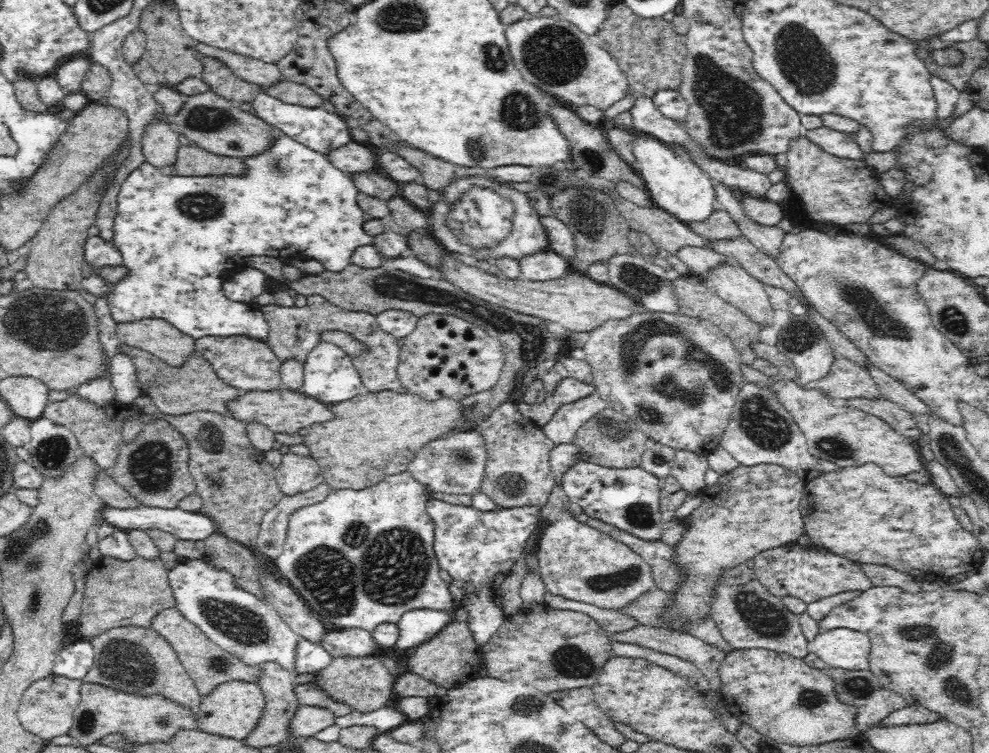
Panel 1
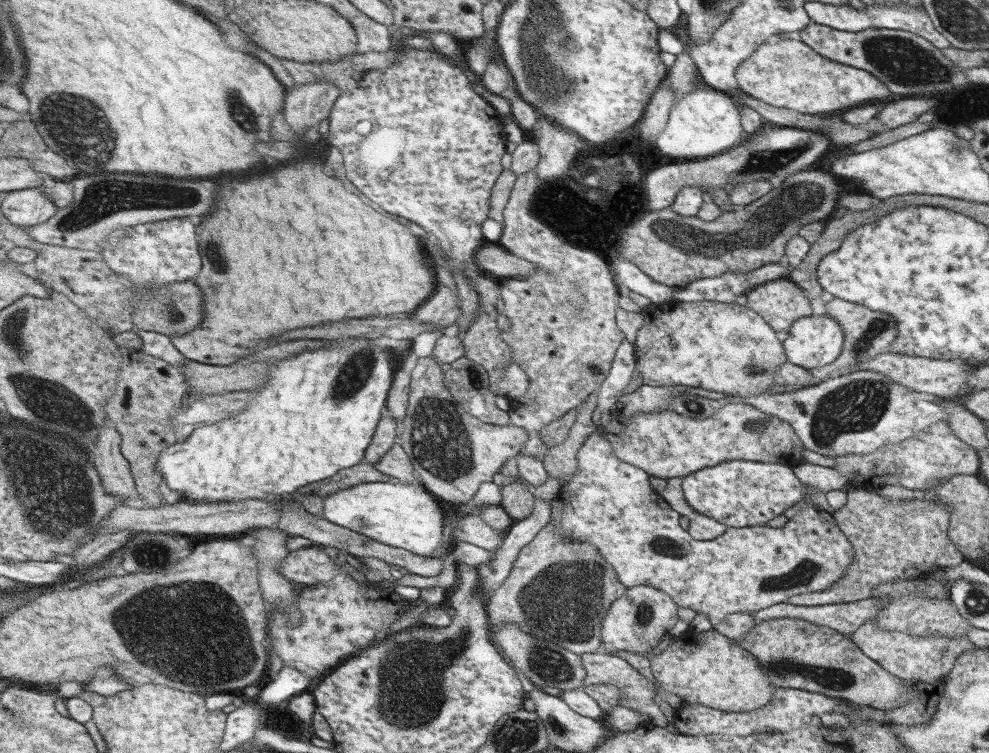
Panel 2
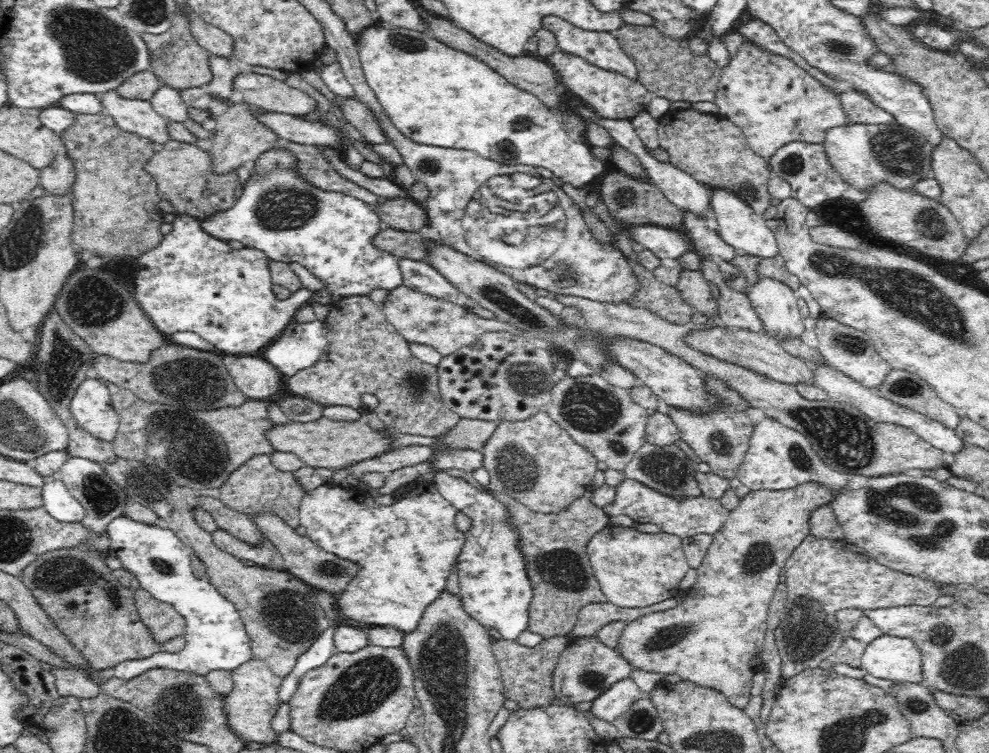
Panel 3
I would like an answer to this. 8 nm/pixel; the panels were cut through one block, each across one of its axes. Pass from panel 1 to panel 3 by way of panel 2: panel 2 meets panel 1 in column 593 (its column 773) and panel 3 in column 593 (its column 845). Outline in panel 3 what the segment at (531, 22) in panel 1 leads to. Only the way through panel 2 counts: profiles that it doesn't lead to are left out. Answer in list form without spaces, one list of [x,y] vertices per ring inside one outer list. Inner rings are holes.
[[[554,52],[552,56],[548,56],[548,60],[550,60],[550,66],[556,70],[558,78],[566,84],[566,88],[572,90],[572,94],[580,96],[590,106],[590,110],[594,110],[598,116],[606,120],[608,118],[610,120],[634,120],[640,112],[646,112],[652,100],[656,98],[654,92],[650,92],[640,80],[626,78],[624,74],[618,74],[618,72],[600,70],[596,66],[590,66],[590,62],[586,62],[580,56],[566,54],[566,52]]]

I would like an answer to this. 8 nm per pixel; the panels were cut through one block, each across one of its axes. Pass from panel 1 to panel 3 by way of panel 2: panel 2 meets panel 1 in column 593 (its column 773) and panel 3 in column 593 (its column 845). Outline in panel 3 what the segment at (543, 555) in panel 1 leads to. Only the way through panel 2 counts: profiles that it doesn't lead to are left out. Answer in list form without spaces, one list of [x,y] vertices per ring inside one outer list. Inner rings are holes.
[[[622,526],[594,534],[588,542],[588,558],[606,600],[622,608],[646,608],[676,598],[682,580],[692,570],[680,536],[668,532],[642,534],[636,528]]]

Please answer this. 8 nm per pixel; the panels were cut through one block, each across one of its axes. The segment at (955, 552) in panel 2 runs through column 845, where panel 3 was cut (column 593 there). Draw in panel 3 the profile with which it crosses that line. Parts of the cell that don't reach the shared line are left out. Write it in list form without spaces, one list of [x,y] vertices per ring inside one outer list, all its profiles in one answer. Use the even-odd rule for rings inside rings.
[[[490,492],[490,496],[502,498],[502,502],[506,502],[506,510],[510,510],[510,518],[514,518],[512,528],[516,530],[518,544],[522,548],[522,554],[526,556],[528,576],[534,584],[528,632],[536,632],[544,640],[554,636],[564,636],[568,640],[582,638],[574,636],[580,610],[588,604],[608,602],[602,594],[596,574],[592,572],[592,564],[588,558],[588,542],[600,530],[610,528],[612,518],[604,512],[604,508],[592,504],[592,492],[586,492],[582,498],[570,502],[570,506],[566,506],[558,514],[534,512],[516,498],[506,498],[506,494]]]

